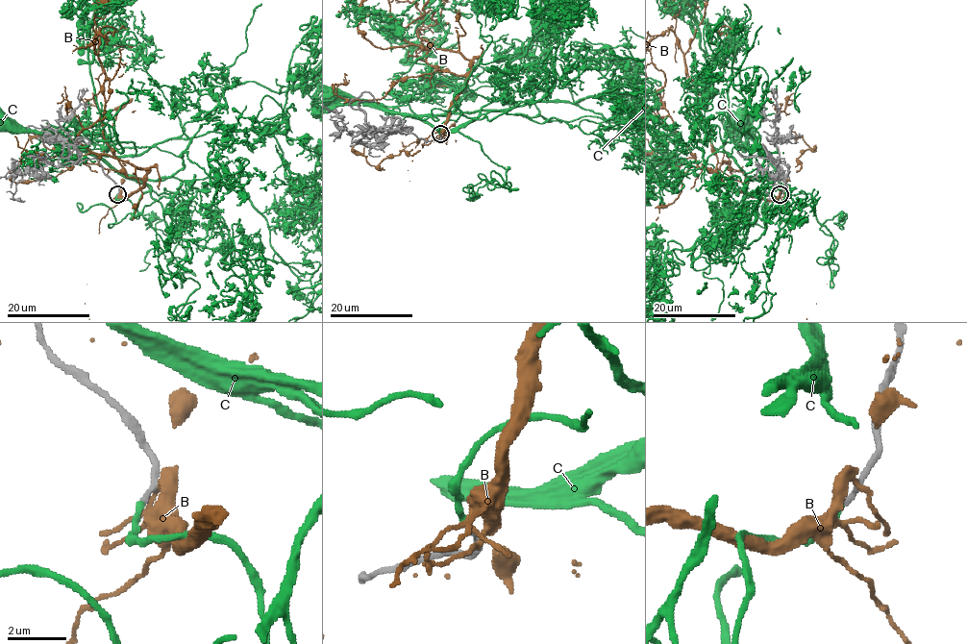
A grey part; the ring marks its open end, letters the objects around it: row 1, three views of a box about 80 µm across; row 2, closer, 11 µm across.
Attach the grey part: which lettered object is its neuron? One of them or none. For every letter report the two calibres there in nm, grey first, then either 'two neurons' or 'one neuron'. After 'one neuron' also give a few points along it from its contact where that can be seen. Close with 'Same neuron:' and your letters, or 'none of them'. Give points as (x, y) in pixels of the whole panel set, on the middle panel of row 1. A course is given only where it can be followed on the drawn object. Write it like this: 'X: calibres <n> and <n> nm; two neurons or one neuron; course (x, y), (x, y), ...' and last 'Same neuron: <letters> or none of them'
B: calibres 240 and 320 nm; two neurons
C: calibres 190 and 200 nm; one neuron; course (440, 135), (438, 127), (456, 121), (460, 111), (474, 119), (461, 127), (437, 130), (373, 103)
Same neuron: C

